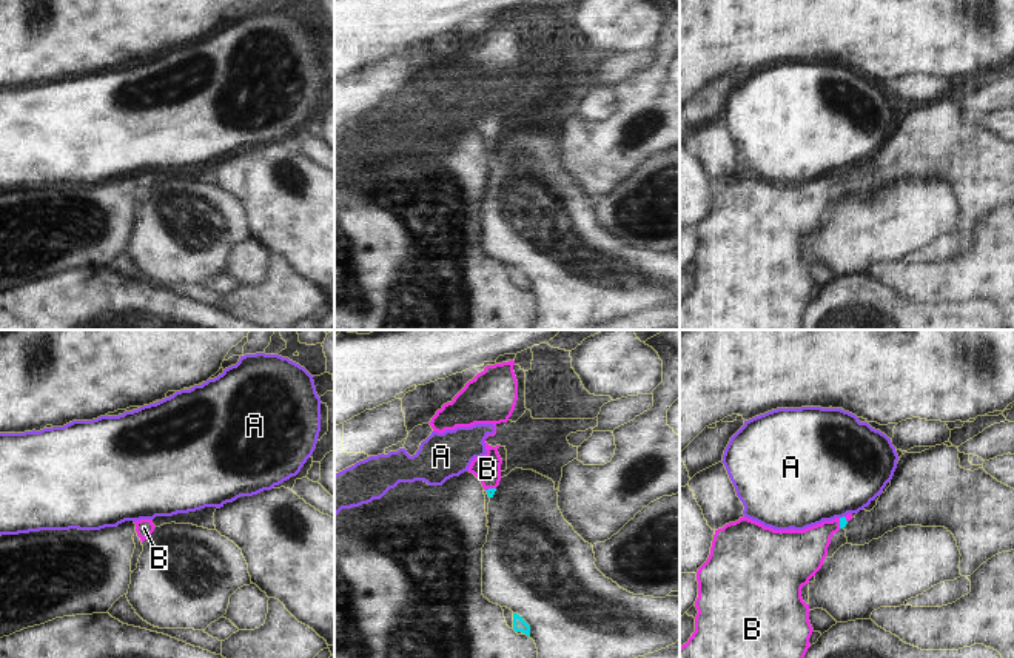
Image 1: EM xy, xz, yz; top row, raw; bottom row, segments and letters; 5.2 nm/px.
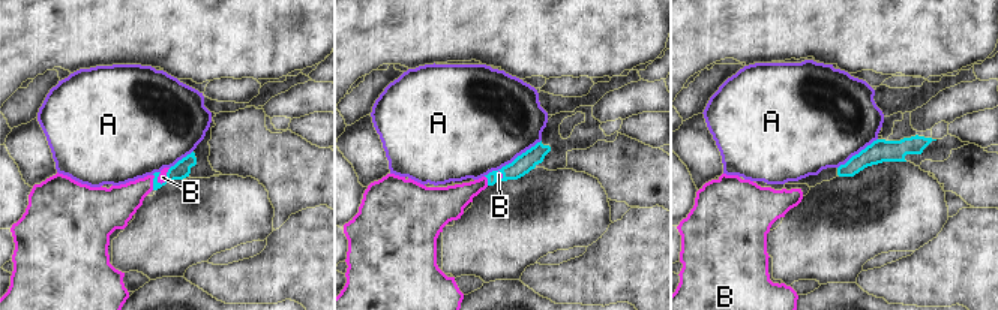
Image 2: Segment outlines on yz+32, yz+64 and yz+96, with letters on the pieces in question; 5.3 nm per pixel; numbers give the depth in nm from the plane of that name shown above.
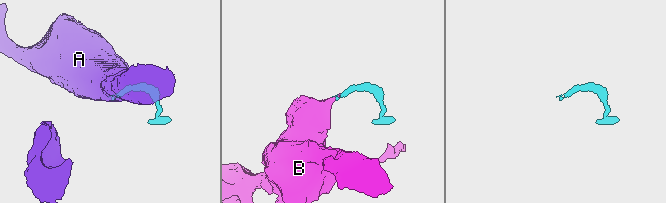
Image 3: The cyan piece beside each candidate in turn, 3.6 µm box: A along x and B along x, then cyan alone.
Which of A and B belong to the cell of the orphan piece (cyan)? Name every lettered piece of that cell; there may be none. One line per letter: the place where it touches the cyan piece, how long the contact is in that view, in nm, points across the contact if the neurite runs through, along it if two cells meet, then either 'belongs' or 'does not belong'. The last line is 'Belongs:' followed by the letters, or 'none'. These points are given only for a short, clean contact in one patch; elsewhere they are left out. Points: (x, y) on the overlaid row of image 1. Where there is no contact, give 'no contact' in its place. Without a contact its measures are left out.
A: contact yz (843, 516); length 30 nm; border yz (843, 515), (840, 518); does not belong
B: contact xz (490, 489); length 60 nm; way xz (490, 492), (490, 489), (487, 469); belongs
Belongs: B

